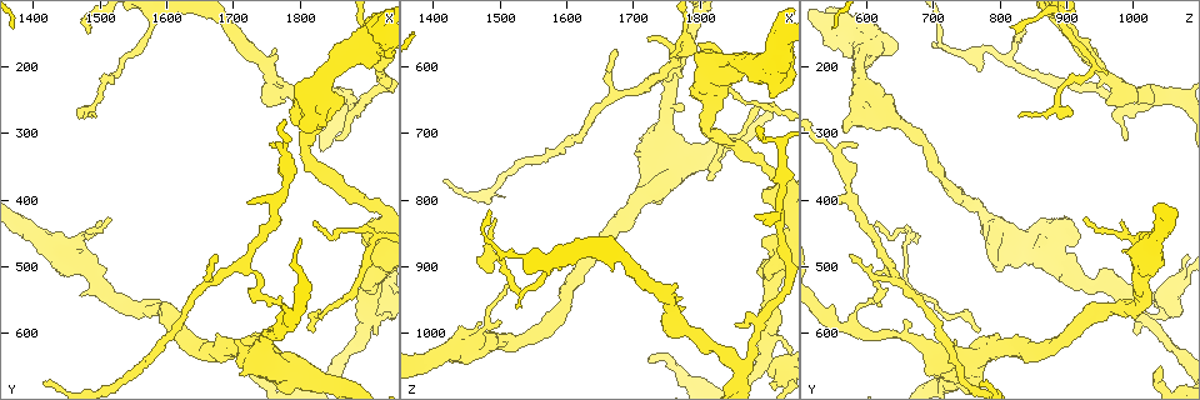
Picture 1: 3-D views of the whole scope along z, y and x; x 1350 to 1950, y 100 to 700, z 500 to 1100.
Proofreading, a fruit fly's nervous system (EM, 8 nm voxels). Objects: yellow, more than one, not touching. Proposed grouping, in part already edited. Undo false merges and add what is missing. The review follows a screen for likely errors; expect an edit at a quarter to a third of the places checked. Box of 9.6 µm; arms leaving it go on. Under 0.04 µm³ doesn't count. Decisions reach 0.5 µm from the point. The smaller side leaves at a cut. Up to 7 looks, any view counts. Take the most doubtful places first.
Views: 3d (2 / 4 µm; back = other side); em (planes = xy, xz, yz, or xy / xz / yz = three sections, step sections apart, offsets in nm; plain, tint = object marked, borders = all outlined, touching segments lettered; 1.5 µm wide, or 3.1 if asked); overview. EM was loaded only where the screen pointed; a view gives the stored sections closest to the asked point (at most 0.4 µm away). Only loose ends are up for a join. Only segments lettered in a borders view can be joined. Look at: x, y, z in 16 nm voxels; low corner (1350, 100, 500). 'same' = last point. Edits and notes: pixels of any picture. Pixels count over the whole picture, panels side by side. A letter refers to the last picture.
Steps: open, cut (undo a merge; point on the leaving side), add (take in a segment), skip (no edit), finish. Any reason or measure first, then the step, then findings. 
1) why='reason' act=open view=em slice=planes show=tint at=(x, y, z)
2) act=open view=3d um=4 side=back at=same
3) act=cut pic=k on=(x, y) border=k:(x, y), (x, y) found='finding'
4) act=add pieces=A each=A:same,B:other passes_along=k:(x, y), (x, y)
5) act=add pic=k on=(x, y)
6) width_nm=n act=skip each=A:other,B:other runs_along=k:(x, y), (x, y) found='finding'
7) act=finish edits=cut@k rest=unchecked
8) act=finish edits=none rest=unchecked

act=open view=3d um=4 at=(1745, 545, 615)

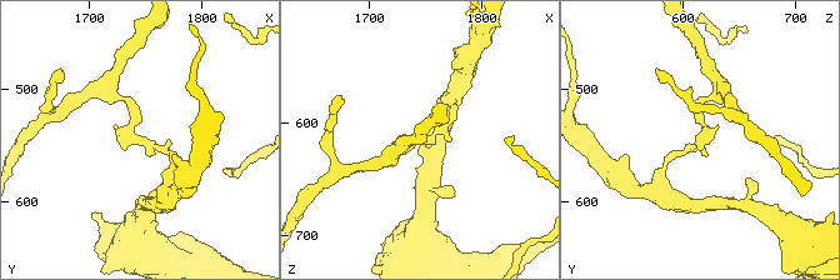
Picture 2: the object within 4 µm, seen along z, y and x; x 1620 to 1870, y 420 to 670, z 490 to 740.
act=open view=em slice=xy step=8 show=plain at=(1742, 546, 616)

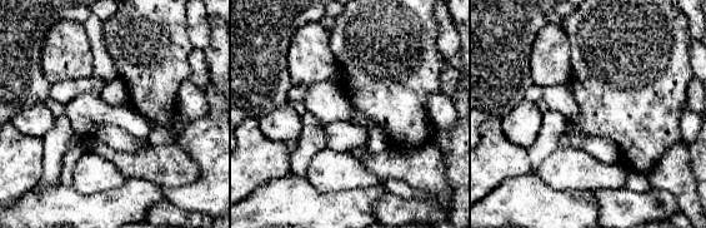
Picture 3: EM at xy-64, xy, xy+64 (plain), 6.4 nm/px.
why='what lies round it' act=open view=em slice=xy step=8 show=borders at=same

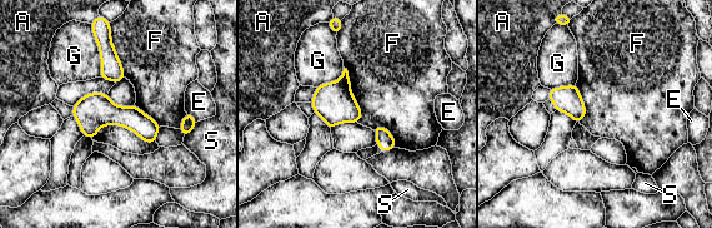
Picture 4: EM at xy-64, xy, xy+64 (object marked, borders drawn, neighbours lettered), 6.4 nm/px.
act=cut pic=4 on=(344, 79) each=A:other,E:other,F:other,G:other,S:other border=4:(337, 80), (350, 88) found='a second neuron is stuck on'

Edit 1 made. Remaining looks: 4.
why='abrupt turn' act=open view=3d um=4 at=(1900, 570, 1005)

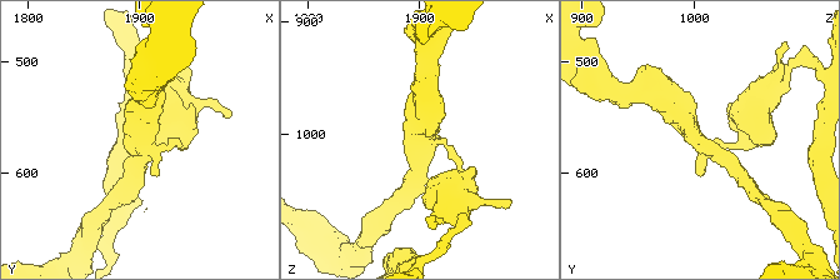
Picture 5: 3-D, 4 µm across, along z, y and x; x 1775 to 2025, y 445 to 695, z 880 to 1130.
why='need the tissue' act=open view=em slice=yz step=8 show=borders at=(1904, 568, 1000)

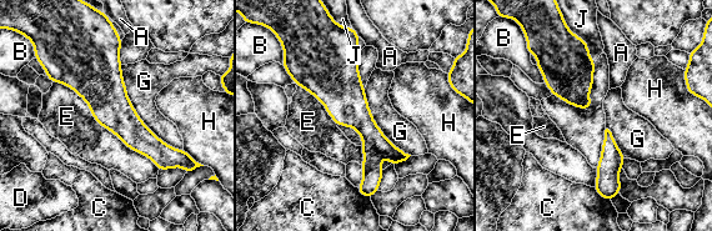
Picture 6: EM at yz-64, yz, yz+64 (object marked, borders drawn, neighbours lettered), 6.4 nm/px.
act=cut pic=6 on=(372, 170) each=A:other,B:other,C:other,D:other,E:other,G:other,H:other,J:other border=6:(362, 142), (371, 146), (381, 156) found='two neurons meet here'

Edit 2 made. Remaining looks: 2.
act=finish edits=cut@4,cut@6 rest=unchecked

